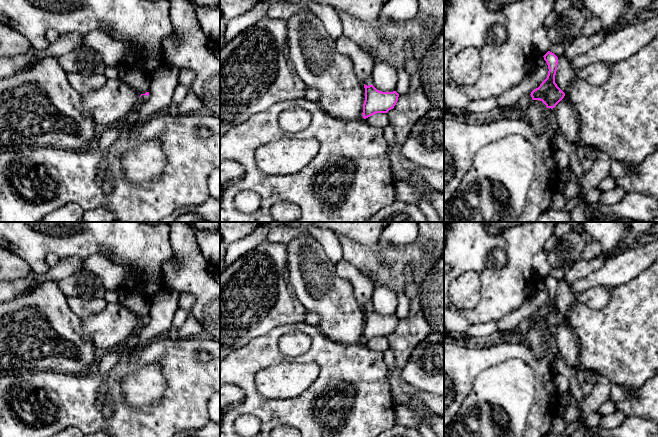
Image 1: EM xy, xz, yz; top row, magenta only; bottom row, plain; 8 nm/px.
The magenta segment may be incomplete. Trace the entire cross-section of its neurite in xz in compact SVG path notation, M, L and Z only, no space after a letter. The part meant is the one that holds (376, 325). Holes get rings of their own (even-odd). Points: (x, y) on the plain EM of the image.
M372 300L364 305L365 325L363 328L363 342L366 343L376 337L387 337L393 333L398 325L399 318L396 315L382 316L372 309Z

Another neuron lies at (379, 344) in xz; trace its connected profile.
M376 337L365 343L366 346L376 352L384 353L389 349L389 341L387 337Z

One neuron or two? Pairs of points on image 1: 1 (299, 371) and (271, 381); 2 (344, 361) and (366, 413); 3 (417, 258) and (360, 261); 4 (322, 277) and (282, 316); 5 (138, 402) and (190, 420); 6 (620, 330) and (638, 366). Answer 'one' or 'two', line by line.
1: one
2: one
3: one
4: two
5: two
6: one

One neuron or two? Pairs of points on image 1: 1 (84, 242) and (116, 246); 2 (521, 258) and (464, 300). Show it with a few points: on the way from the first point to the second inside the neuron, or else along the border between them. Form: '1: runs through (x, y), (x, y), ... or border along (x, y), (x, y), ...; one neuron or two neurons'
1: runs through (92, 242), (108, 242); one neuron
2: border along (473, 270), (479, 278), (480, 298), (469, 309); two neurons

